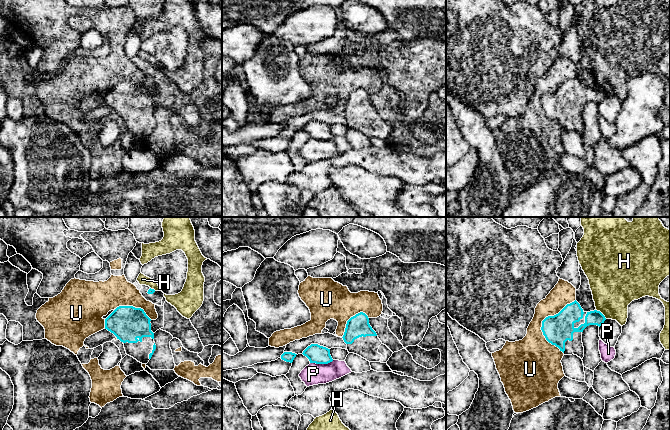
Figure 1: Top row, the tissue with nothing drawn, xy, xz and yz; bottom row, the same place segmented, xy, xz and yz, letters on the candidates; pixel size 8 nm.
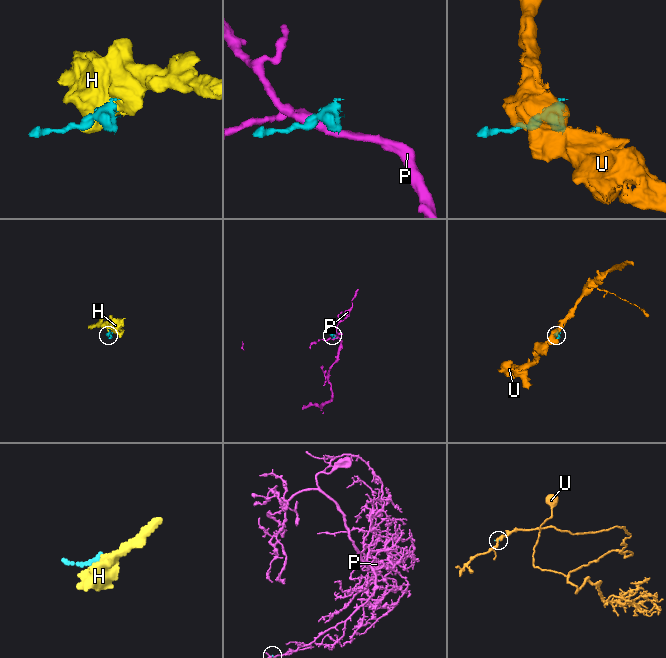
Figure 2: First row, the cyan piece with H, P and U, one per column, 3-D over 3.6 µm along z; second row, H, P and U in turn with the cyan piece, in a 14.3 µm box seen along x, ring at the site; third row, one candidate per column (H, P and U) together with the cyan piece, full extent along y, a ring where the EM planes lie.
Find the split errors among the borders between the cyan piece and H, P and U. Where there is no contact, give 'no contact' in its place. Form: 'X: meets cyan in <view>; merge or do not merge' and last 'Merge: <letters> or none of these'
H: meets cyan in yz; do not merge
P: meets cyan in xz; do not merge
U: meets cyan in yz; do not merge
Merge: none of these

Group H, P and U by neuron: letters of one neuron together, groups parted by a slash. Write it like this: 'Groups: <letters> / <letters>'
Groups: H / P / U

